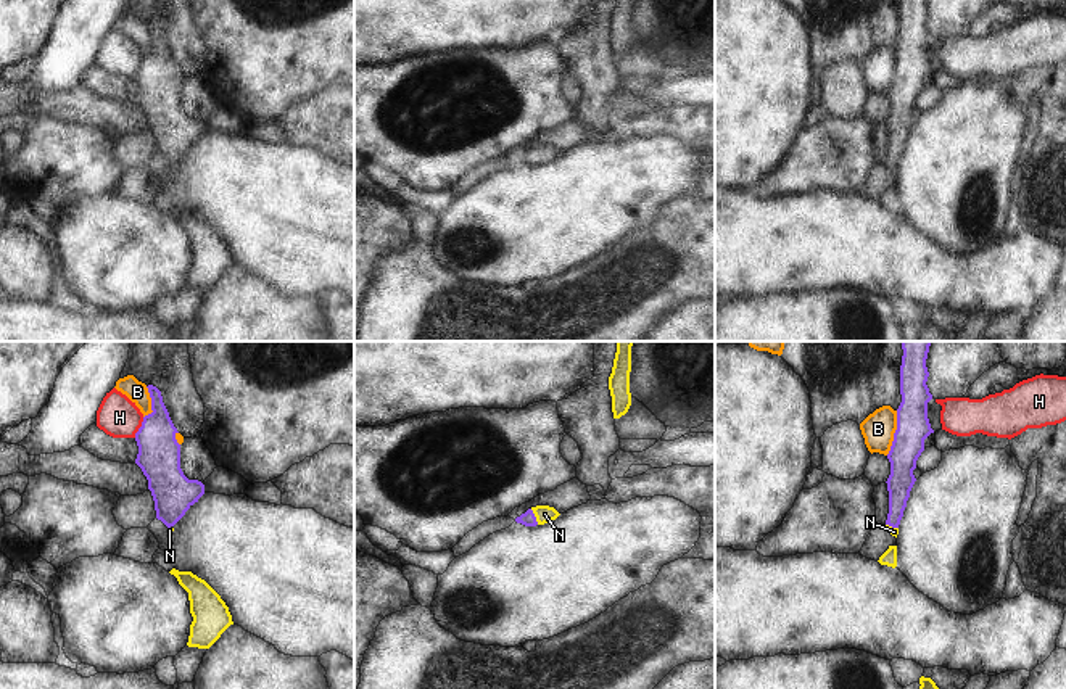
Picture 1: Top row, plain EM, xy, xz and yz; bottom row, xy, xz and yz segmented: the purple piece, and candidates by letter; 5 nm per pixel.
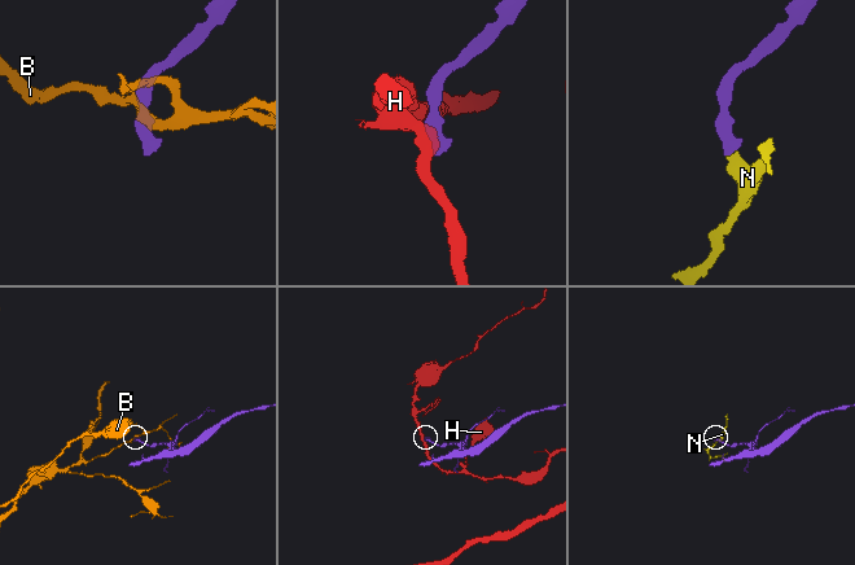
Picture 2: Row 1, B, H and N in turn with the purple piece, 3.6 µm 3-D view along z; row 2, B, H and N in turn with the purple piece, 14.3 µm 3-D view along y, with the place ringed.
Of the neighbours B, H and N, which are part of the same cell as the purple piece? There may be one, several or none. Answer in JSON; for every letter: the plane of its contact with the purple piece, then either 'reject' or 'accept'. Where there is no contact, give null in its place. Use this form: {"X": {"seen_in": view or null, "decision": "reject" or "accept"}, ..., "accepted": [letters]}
{"B": {"seen_in": "yz", "decision": "reject"}, "H": {"seen_in": "xy", "decision": "reject"}, "N": {"seen_in": "xz", "decision": "accept"}, "accepted": ["N"]}

